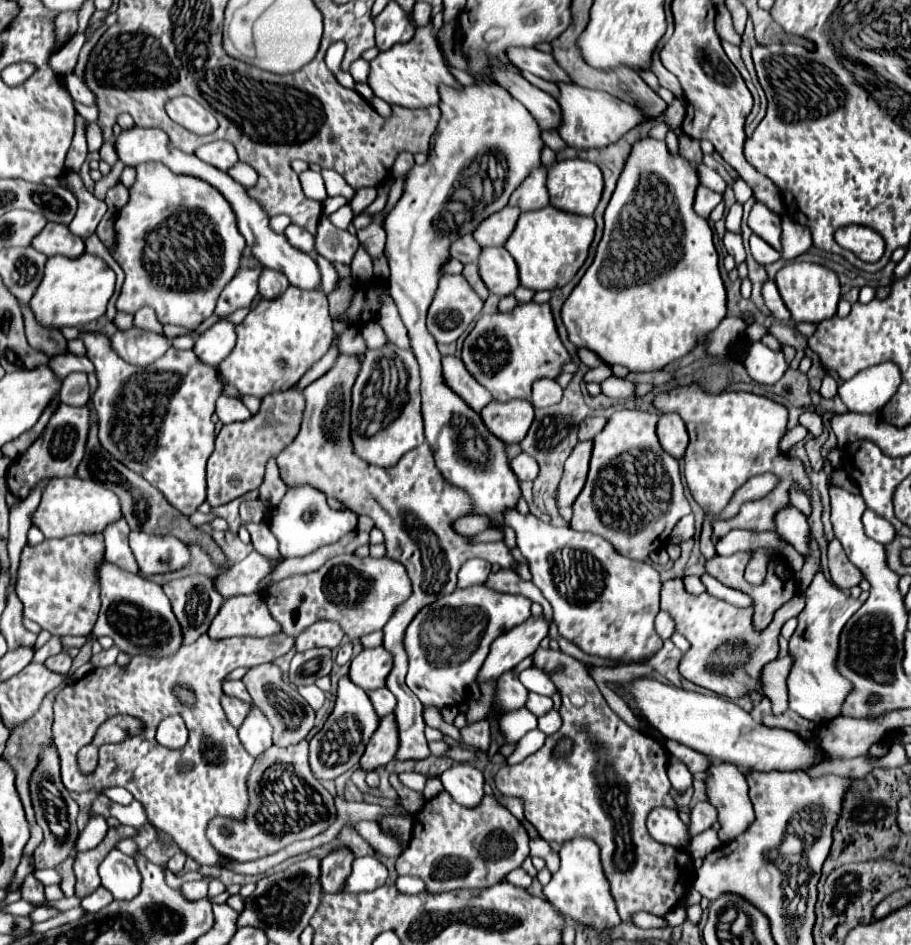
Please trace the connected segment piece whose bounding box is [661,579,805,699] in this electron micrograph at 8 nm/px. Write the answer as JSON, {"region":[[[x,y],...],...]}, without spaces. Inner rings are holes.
{"region":[[[669,579],[661,589],[661,609],[671,615],[675,621],[675,631],[679,631],[689,643],[691,649],[681,657],[679,673],[691,683],[725,695],[729,699],[741,699],[751,695],[763,695],[761,689],[761,671],[767,663],[777,659],[779,653],[779,631],[783,623],[791,617],[797,617],[805,607],[805,595],[797,593],[793,601],[783,603],[769,627],[763,631],[753,629],[753,613],[751,609],[739,609],[727,601],[721,601],[721,619],[713,619],[717,615],[717,599],[709,593],[691,595],[683,587],[683,579]],[[743,645],[743,663],[741,663],[741,647]],[[737,649],[737,665],[733,663],[733,655]]]}

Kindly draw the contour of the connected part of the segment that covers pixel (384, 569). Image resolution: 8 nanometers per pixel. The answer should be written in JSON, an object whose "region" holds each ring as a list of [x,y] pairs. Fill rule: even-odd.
{"region":[[[337,555],[321,569],[305,575],[289,575],[259,595],[267,603],[271,617],[281,625],[283,633],[291,637],[297,637],[315,621],[325,619],[339,623],[349,639],[359,639],[361,635],[379,631],[391,617],[391,611],[407,601],[407,595],[411,595],[411,581],[407,579],[403,565],[393,559]]]}

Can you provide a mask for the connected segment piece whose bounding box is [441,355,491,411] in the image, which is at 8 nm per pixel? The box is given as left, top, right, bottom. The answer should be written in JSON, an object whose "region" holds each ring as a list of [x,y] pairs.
{"region":[[[443,355],[443,377],[445,383],[467,403],[471,403],[471,407],[475,407],[475,411],[481,411],[489,401],[491,401],[491,393],[487,389],[483,389],[475,377],[467,371],[467,367],[463,365],[463,361],[455,355]]]}

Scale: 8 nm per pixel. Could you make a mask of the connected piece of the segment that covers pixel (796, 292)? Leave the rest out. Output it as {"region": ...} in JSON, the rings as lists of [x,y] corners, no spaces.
{"region":[[[791,263],[785,265],[775,275],[775,283],[779,287],[779,293],[787,305],[787,309],[793,315],[793,321],[809,321],[809,323],[821,323],[825,319],[831,319],[837,313],[839,303],[839,277],[835,271],[831,271],[825,265],[817,263]]]}

